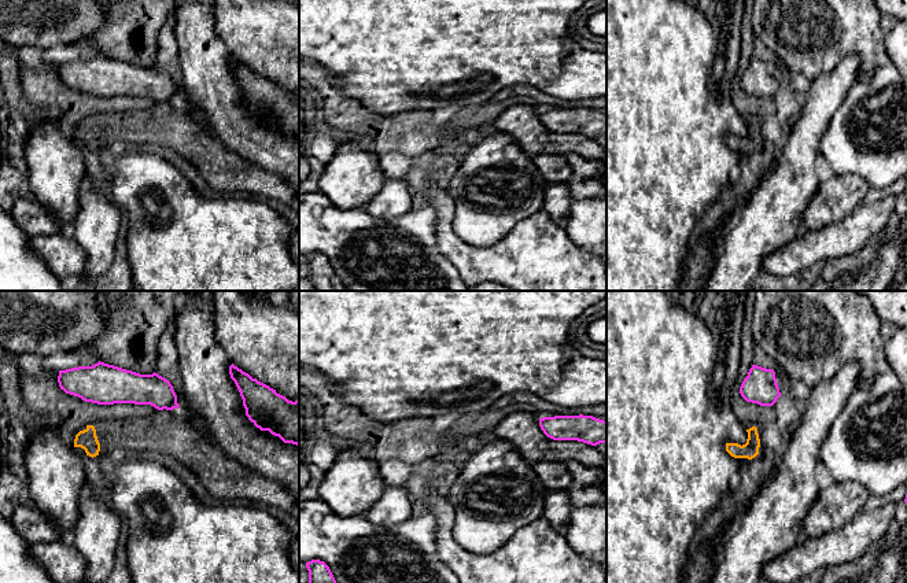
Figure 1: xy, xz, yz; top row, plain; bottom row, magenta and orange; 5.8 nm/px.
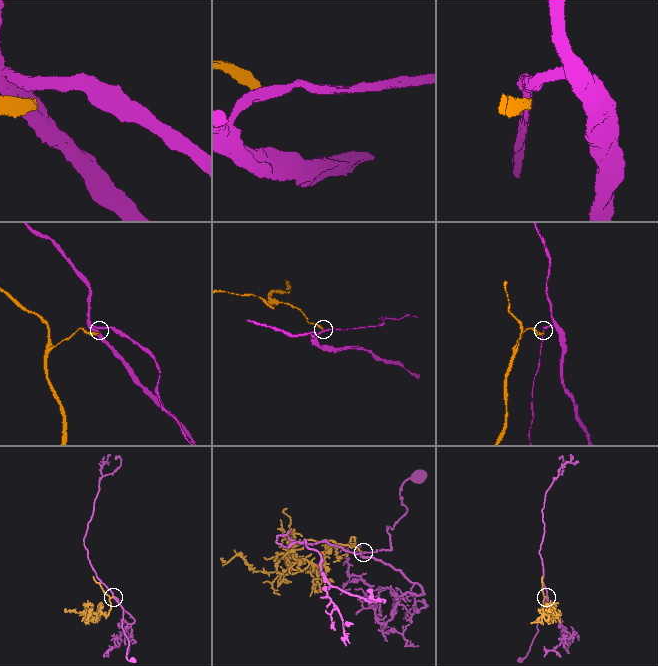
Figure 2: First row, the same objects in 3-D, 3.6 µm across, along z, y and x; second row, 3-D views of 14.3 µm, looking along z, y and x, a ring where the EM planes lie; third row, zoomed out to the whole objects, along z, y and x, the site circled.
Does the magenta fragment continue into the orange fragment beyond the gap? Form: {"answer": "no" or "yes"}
{"answer": "no"}

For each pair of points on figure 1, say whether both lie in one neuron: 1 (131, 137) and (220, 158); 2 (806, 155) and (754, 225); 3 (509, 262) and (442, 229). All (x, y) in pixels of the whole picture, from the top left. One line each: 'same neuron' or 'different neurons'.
1: same neuron
2: same neuron
3: same neuron

